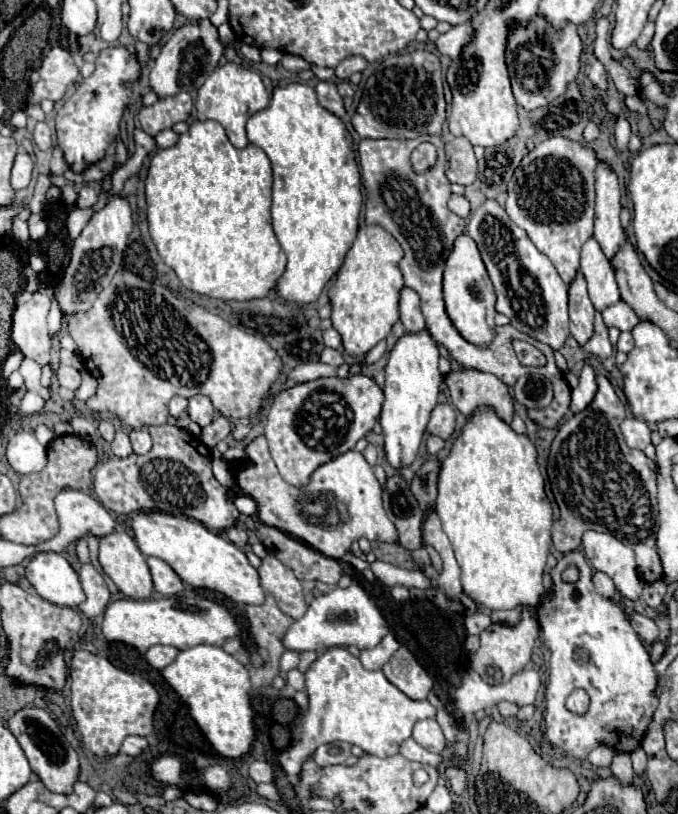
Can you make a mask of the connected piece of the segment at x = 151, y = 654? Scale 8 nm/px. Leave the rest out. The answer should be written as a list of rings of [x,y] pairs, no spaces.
[[[152,646],[148,652],[146,652],[146,660],[148,660],[148,664],[152,666],[152,668],[156,668],[156,670],[162,670],[162,668],[166,668],[168,664],[172,664],[174,662],[174,658],[178,656],[178,648],[174,648],[174,646]]]

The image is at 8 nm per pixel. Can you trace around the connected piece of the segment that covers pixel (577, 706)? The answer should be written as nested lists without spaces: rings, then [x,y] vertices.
[[[578,688],[576,692],[572,692],[568,696],[568,700],[566,700],[566,708],[570,712],[574,712],[574,714],[580,714],[580,716],[588,712],[588,706],[590,706],[590,698],[588,698],[588,694],[582,688]]]

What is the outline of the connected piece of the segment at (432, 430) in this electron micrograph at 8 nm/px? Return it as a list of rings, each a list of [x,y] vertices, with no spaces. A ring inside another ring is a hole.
[[[436,404],[436,408],[432,410],[430,422],[426,426],[426,434],[434,434],[440,436],[444,440],[448,440],[452,436],[456,428],[456,412],[450,404]]]

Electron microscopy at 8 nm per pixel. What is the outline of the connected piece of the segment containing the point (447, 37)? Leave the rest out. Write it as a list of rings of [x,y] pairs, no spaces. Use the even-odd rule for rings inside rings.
[[[470,18],[470,20],[466,20],[466,24],[456,24],[446,34],[442,34],[436,40],[436,48],[444,56],[458,58],[460,52],[464,50],[464,46],[472,42],[472,38],[474,38],[474,26],[472,26],[472,18]]]

